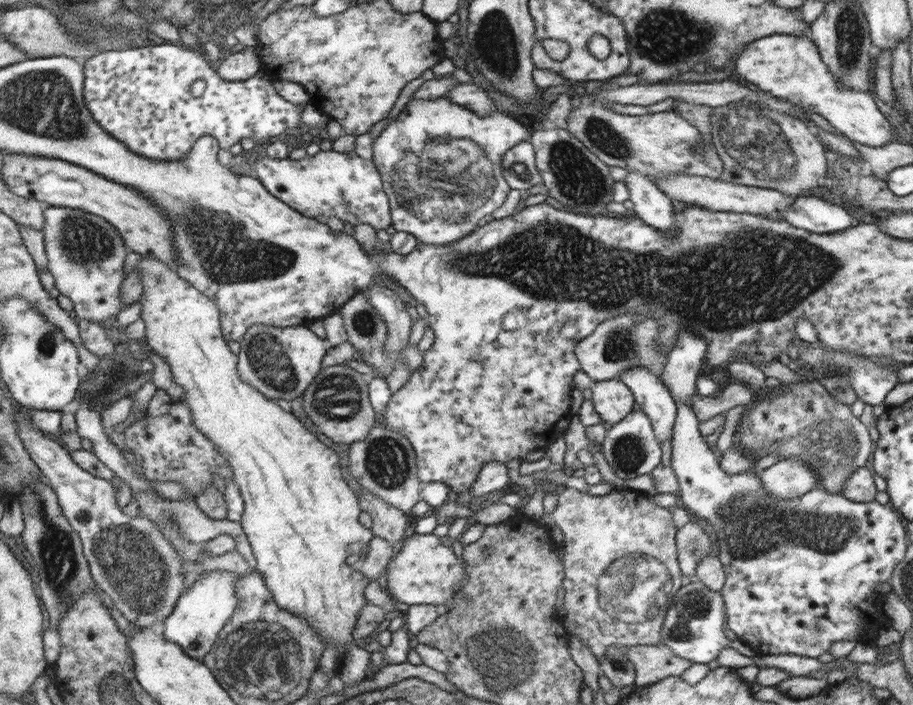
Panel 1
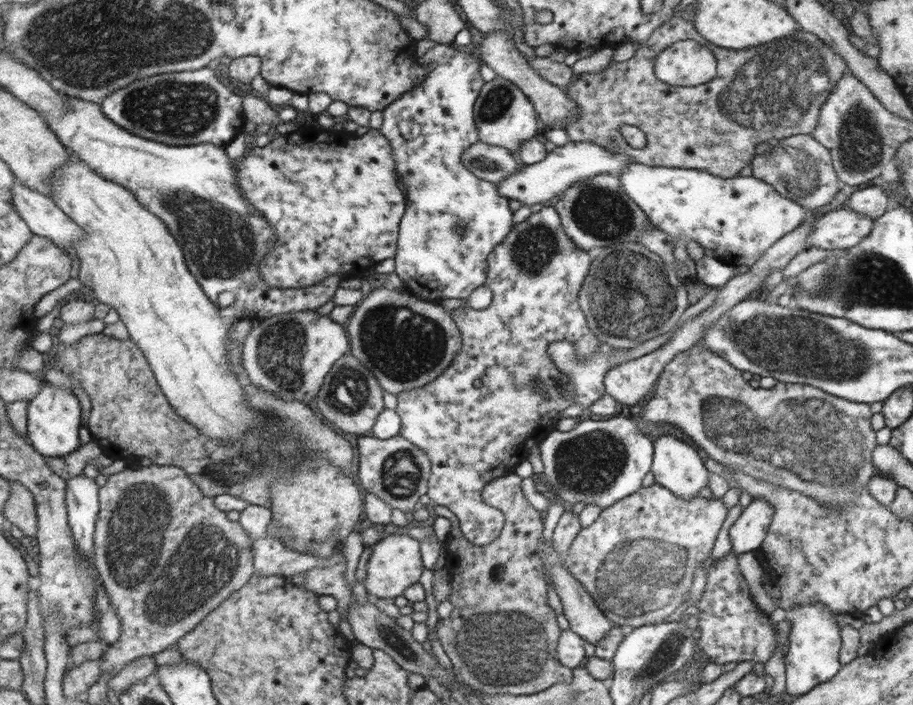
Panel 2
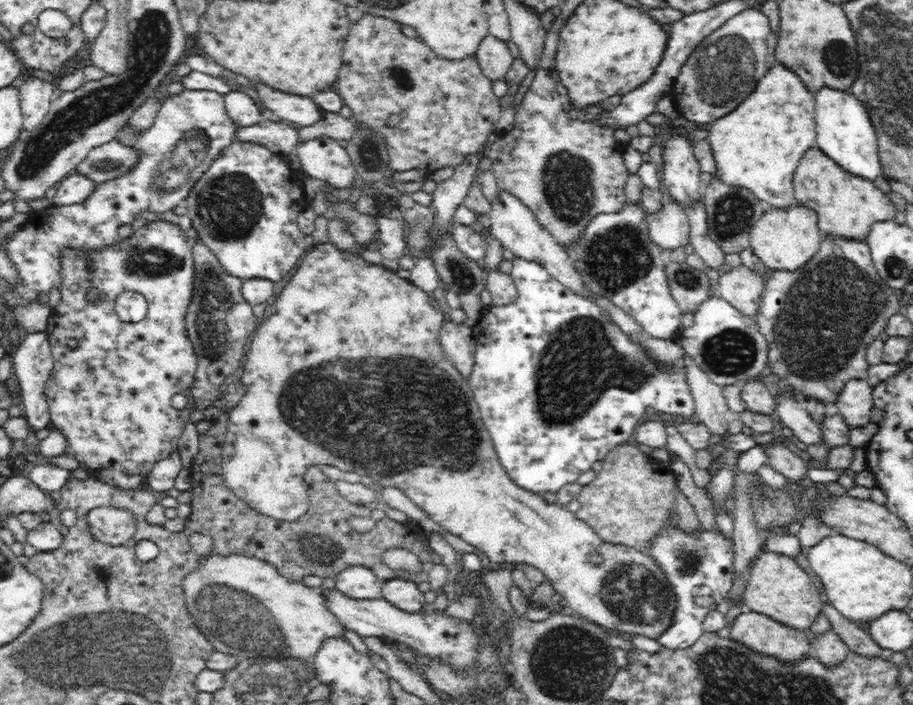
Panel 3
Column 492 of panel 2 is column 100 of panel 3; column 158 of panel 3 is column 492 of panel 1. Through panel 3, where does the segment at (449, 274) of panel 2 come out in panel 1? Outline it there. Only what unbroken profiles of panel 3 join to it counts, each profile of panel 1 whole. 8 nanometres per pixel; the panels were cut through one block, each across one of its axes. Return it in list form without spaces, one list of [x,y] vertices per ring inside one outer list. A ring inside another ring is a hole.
[[[444,96],[435,100],[411,97],[397,117],[372,140],[371,161],[379,164],[379,172],[383,172],[382,188],[387,188],[386,196],[391,196],[390,226],[396,232],[415,237],[417,243],[435,248],[449,246],[470,235],[483,216],[501,206],[510,193],[511,188],[501,173],[503,156],[522,140],[530,139],[529,128],[507,113],[488,110],[487,115],[480,117]]]

